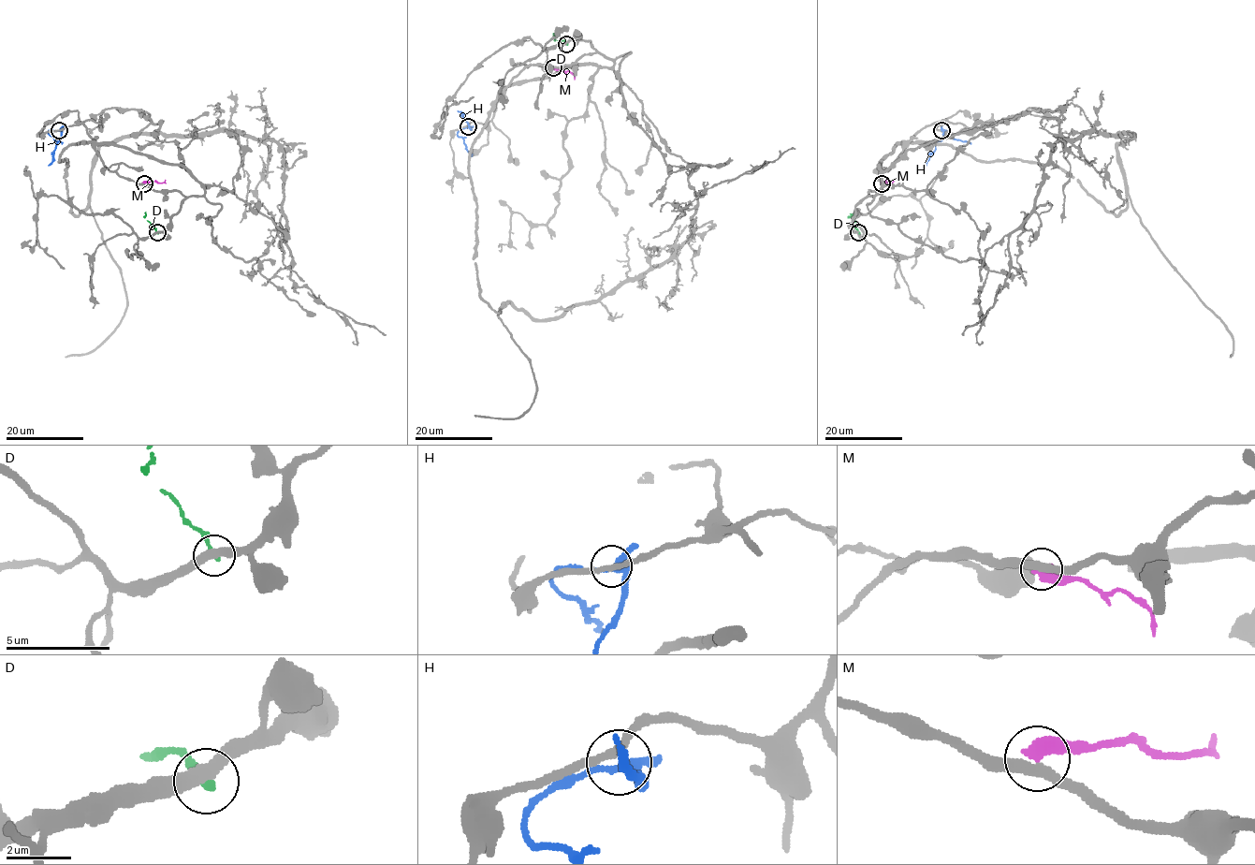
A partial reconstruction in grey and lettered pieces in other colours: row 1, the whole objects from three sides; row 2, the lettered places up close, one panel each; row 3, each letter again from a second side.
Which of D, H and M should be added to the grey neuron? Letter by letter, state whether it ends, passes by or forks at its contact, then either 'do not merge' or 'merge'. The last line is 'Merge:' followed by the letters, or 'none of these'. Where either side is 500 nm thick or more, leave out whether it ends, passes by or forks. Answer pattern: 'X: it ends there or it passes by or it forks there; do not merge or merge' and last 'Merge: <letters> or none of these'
D: it ends there; do not merge
H: it forks there; do not merge
M: do not merge
Merge: none of these

